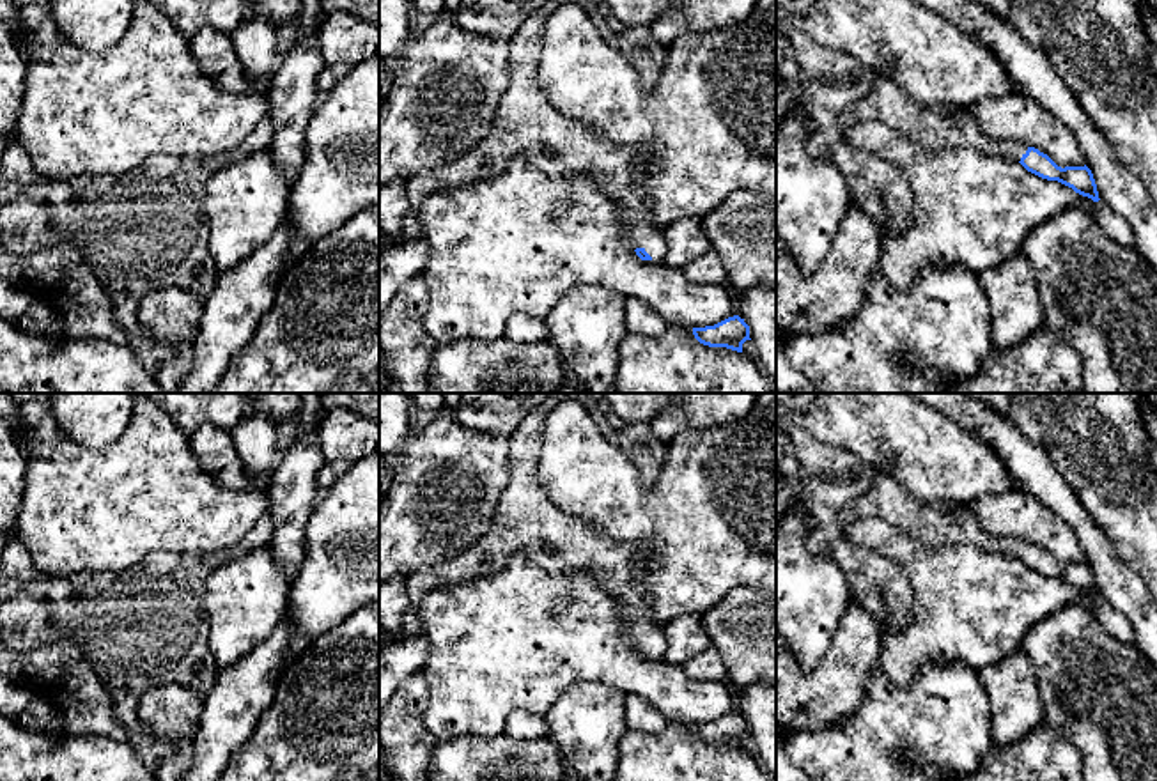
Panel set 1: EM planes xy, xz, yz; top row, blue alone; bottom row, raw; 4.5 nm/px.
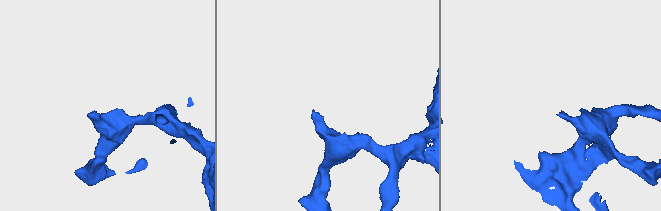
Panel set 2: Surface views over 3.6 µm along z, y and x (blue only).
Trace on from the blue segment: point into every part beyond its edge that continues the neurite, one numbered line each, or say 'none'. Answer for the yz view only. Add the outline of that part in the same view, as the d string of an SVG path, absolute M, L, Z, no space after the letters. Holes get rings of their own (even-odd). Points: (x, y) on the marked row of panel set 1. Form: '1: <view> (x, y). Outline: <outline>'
1: yz (932, 126). Outline: M877 76L874 87L838 117L843 131L856 122L882 122L925 151L973 149L989 156L1021 161L1028 145L987 138L967 110L923 104L909 97L893 80Z

